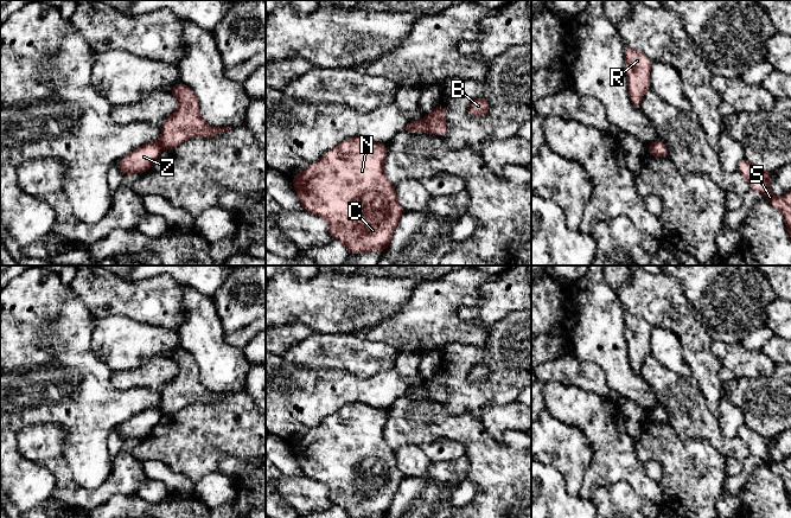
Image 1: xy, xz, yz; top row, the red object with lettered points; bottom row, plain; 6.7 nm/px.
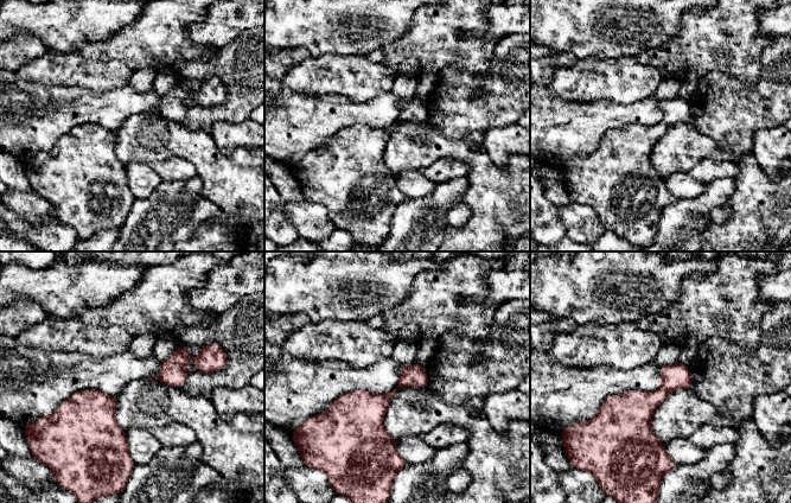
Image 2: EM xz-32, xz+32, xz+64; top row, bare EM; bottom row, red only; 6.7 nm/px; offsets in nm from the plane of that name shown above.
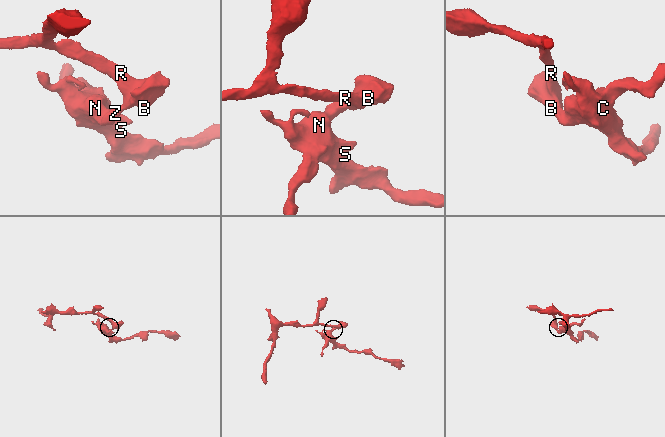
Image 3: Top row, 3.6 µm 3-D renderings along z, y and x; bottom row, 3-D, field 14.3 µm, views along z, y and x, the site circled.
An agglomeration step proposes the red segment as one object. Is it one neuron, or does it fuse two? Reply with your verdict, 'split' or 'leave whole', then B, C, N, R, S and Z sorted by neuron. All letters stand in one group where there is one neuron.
split; groups B R / C N S Z

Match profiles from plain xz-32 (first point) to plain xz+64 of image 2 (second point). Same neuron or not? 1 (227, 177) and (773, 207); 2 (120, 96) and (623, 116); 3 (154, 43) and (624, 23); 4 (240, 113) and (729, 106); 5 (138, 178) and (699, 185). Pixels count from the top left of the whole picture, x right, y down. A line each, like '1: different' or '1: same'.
1: same
2: same
3: different
4: same
5: same

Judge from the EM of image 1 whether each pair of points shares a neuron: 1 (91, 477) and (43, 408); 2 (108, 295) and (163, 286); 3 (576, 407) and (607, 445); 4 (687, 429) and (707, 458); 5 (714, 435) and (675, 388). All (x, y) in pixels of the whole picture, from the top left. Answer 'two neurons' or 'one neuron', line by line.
1: one neuron
2: one neuron
3: one neuron
4: two neurons
5: one neuron

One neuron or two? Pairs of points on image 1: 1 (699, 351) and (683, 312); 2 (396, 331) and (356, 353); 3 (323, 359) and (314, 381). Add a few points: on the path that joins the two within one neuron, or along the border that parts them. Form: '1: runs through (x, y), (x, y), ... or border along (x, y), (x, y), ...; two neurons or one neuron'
1: runs through (696, 341), (683, 321); one neuron
2: border along (352, 333), (372, 340), (384, 340), (399, 351); two neurons
3: border along (292, 363), (311, 369), (344, 369), (346, 371); two neurons

